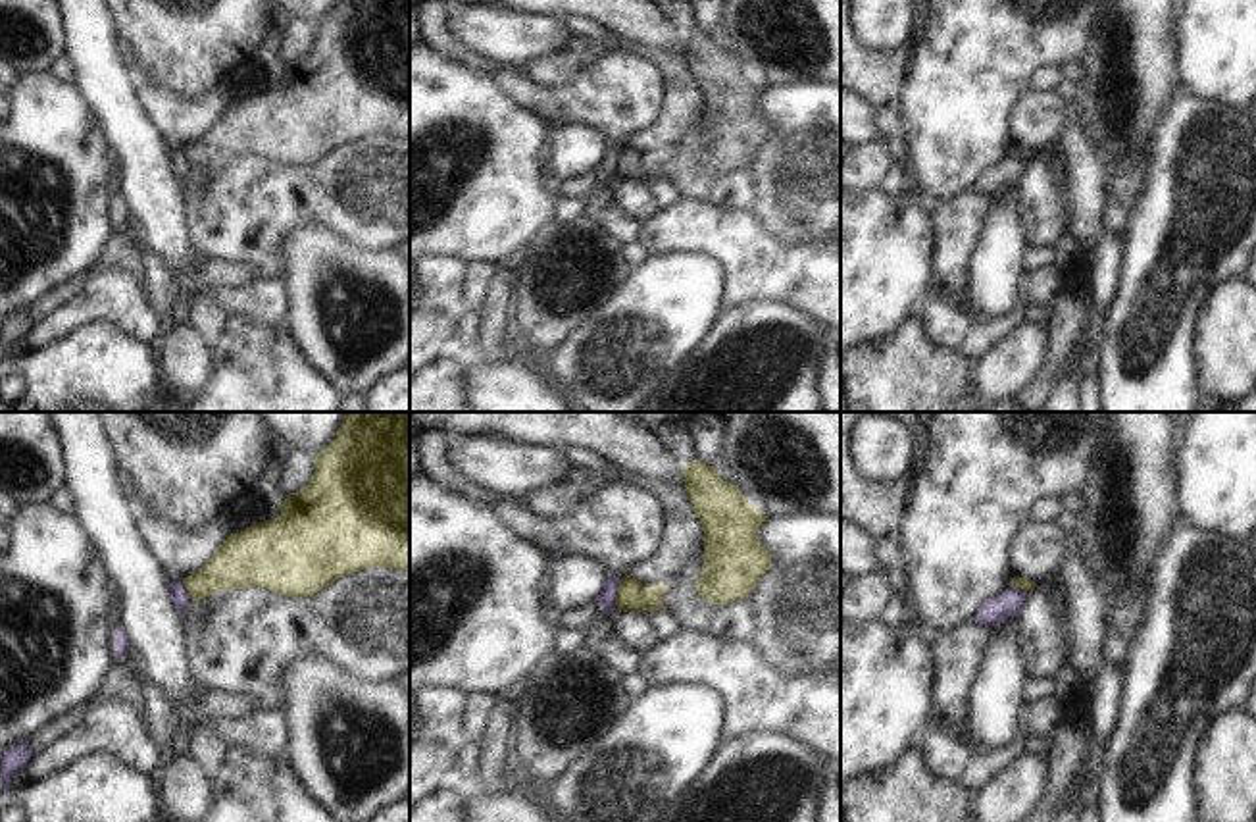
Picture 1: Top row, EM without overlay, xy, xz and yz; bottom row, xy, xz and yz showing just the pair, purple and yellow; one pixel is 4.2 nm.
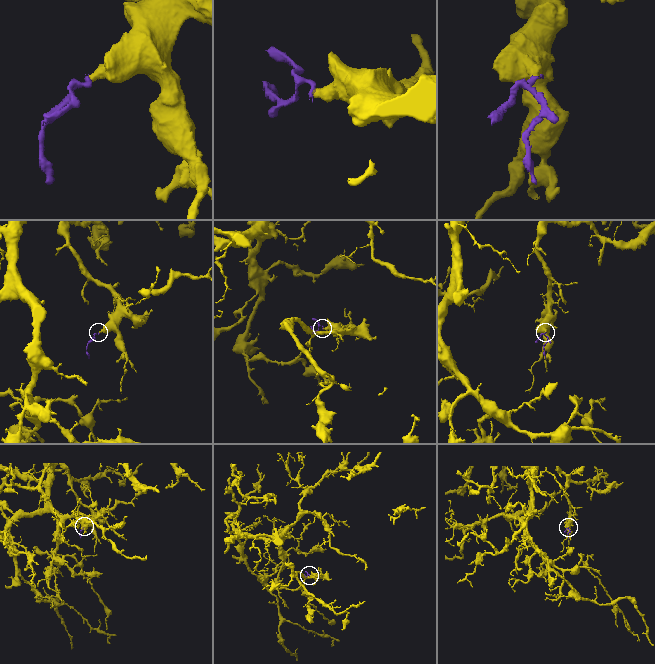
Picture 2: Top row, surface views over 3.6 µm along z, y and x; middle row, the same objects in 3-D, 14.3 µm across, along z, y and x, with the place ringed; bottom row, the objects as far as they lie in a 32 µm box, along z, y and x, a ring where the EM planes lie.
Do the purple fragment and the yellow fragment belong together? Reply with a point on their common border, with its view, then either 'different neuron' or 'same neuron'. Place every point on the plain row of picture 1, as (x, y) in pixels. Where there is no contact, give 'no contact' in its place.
xz (616, 160) | different neuron

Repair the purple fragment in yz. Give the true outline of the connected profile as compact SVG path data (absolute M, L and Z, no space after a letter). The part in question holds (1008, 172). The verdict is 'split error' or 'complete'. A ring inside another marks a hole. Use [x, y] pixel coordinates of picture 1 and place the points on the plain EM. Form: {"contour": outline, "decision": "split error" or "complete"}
{"contour": "M1010 154L1000 164L987 167L975 181L973 191L996 194L1004 187L1017 187L1025 167L1029 166L1027 160Z", "decision": "complete"}

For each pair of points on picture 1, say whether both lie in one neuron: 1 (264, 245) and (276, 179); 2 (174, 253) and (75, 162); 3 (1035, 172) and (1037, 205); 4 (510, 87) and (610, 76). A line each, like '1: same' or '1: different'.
1: same
2: different
3: same
4: same

